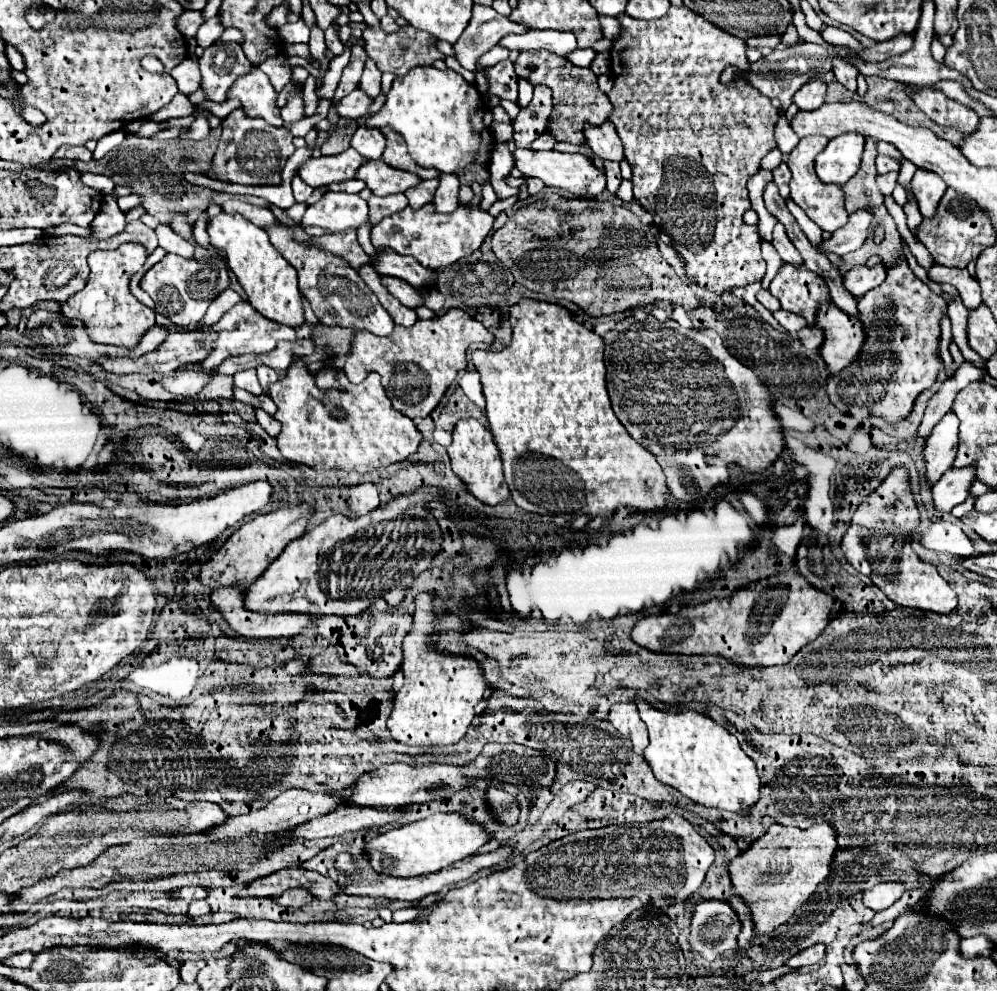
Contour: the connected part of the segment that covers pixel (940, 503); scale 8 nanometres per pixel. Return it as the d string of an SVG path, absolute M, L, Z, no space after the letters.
M975 465L951 467L933 487L935 507L949 513L955 505L963 503L969 497L969 489L975 481Z

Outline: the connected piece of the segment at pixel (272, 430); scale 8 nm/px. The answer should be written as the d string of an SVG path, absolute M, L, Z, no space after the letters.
M257 407L255 413L257 413L257 421L259 421L259 425L261 425L261 427L271 435L271 437L277 437L277 431L281 429L279 423L277 423L277 419L275 419L273 415L265 413L261 407Z

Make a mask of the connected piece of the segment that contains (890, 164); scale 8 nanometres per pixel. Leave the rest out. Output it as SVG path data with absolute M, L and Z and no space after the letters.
M879 155L877 157L877 173L889 173L889 171L899 171L899 163L891 157L885 157L885 155Z

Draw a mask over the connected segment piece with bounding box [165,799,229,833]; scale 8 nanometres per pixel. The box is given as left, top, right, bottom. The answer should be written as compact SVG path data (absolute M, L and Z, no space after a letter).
M165 799L165 801L171 809L181 809L181 811L191 815L191 823L187 825L187 829L179 829L179 833L181 831L203 833L203 831L217 827L229 819L229 815L217 803L209 803L209 801L187 803L187 801L179 801L179 799Z

